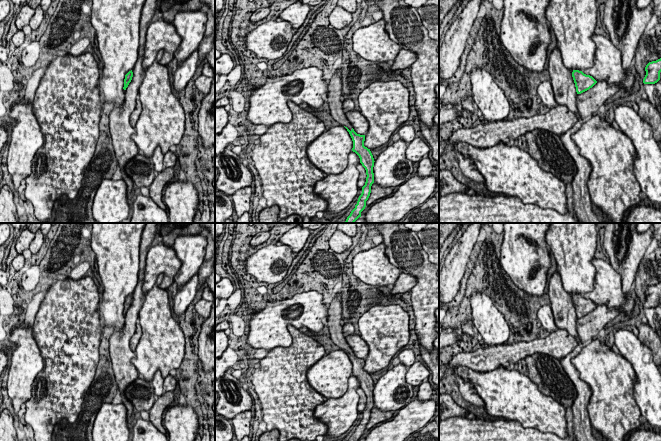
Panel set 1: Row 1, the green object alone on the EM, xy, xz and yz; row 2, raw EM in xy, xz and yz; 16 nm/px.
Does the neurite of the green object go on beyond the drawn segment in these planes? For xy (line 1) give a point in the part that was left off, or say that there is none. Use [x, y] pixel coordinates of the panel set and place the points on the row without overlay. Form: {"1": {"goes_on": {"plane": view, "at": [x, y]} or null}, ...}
{"1": {"goes_on": null}}

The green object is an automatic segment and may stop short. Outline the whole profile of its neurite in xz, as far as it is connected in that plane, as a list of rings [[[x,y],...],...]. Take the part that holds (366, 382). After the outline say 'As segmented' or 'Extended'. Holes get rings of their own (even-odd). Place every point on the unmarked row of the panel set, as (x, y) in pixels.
[[[336,296],[329,305],[327,327],[330,338],[335,345],[340,349],[344,350],[349,356],[352,365],[353,372],[352,375],[355,376],[359,382],[360,387],[366,394],[366,406],[362,411],[362,417],[358,422],[355,432],[351,435],[348,441],[361,441],[361,436],[366,431],[366,425],[368,424],[371,417],[371,410],[374,407],[374,382],[373,379],[367,371],[364,370],[365,359],[357,358],[349,344],[347,343],[343,335],[342,327],[342,307],[341,307],[341,296]]]. Extended

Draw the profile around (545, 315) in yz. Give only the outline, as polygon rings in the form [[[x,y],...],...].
[[[543,305],[537,312],[537,316],[542,324],[542,327],[546,329],[549,334],[558,330],[554,323],[552,309],[549,305]]]

